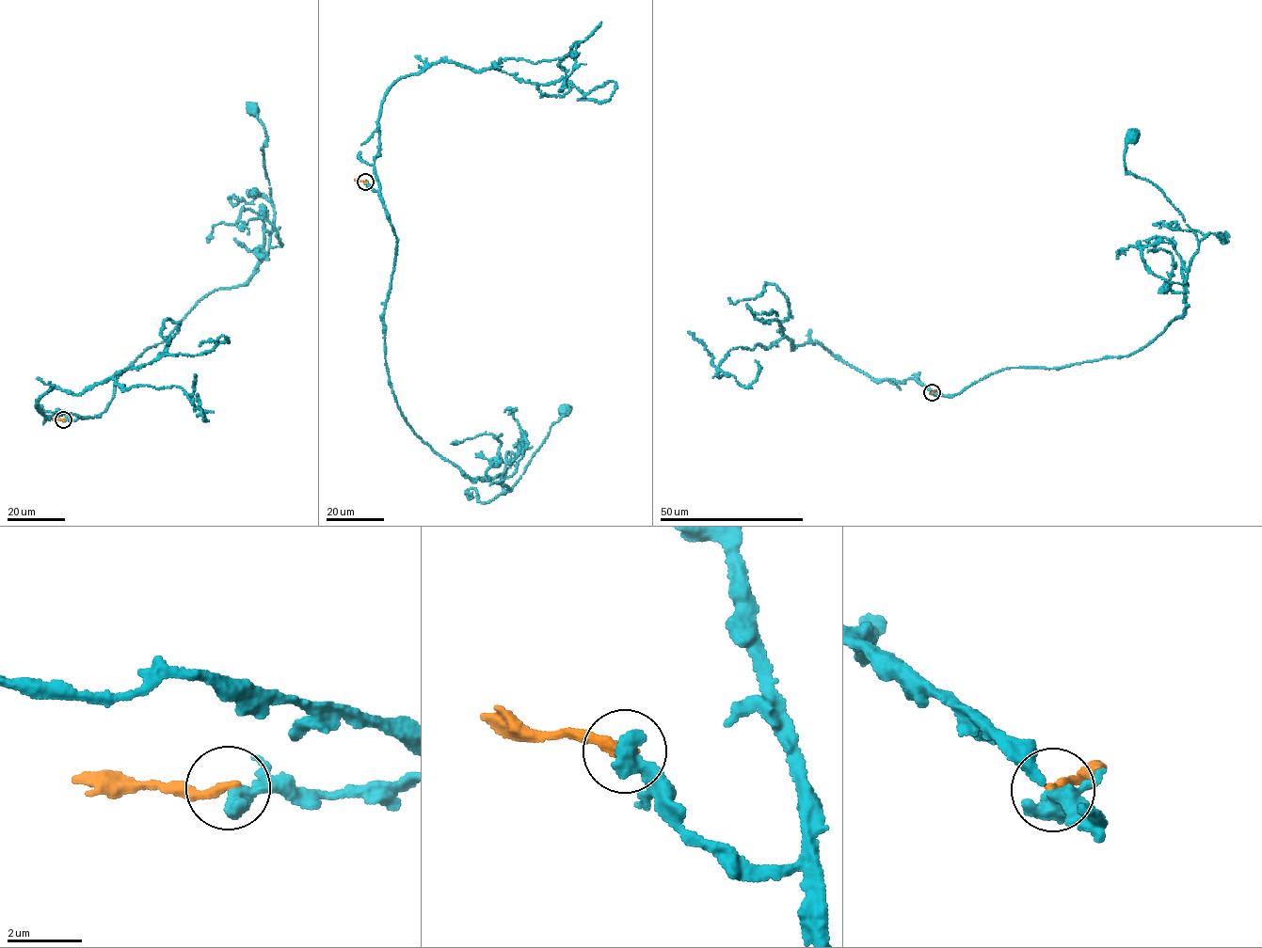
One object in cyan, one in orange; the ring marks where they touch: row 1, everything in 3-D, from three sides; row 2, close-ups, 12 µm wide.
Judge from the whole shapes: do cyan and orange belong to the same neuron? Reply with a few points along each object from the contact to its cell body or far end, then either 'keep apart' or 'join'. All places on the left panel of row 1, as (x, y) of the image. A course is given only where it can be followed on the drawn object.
cyan runs (64, 419), (106, 410), (118, 375), (206, 295), (254, 273), (275, 213), (261, 150), (265, 130), (252, 109); orange runs (64, 419), (52, 418); keep apart

